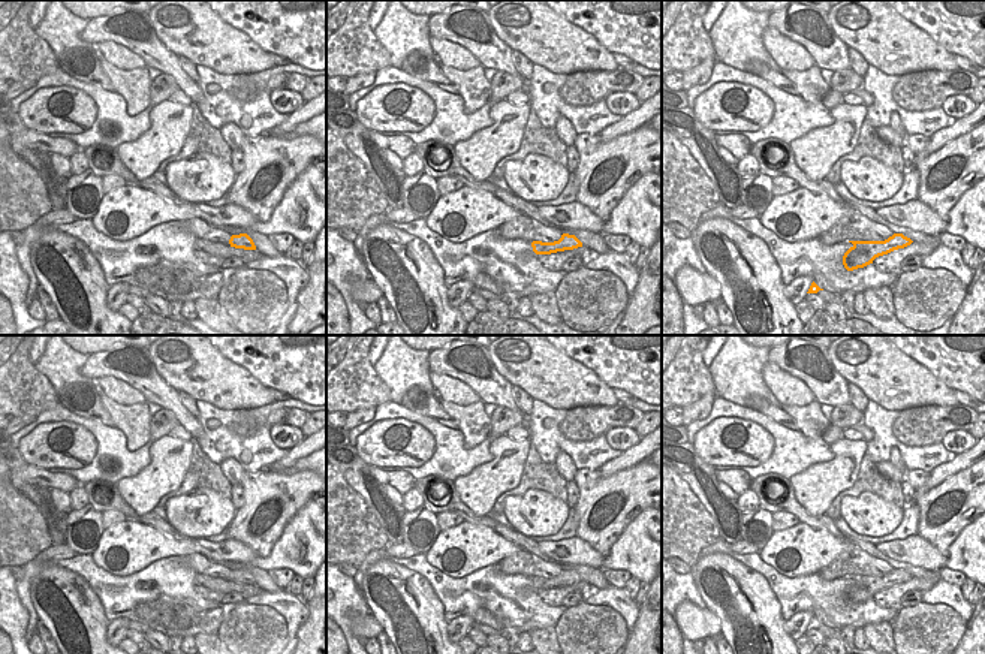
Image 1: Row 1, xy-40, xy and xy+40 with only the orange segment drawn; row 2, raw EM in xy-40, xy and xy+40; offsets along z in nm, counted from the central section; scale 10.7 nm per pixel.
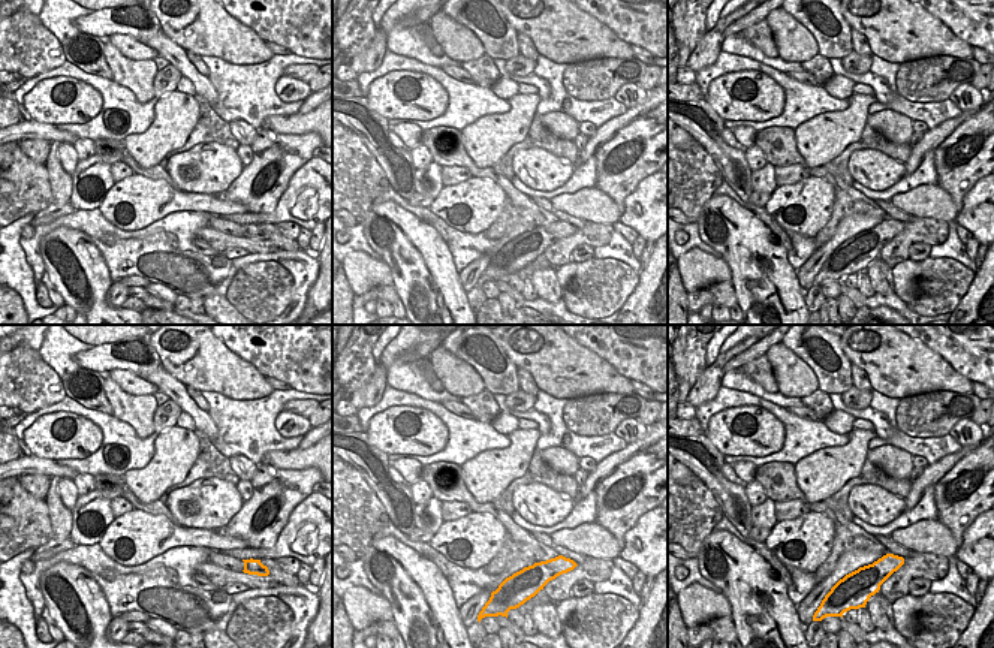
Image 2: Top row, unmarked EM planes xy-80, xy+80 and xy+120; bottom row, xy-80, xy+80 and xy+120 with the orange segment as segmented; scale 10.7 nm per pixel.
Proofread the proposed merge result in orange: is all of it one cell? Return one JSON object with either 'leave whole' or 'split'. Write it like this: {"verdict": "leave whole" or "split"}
{"verdict": "leave whole"}

